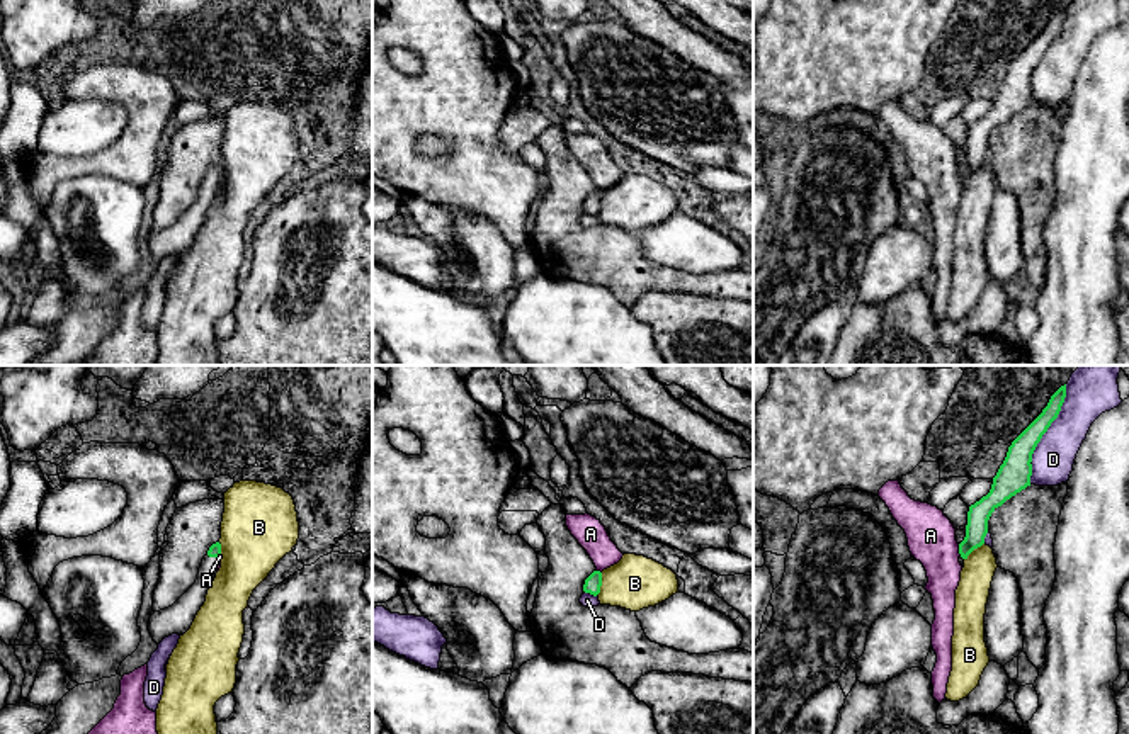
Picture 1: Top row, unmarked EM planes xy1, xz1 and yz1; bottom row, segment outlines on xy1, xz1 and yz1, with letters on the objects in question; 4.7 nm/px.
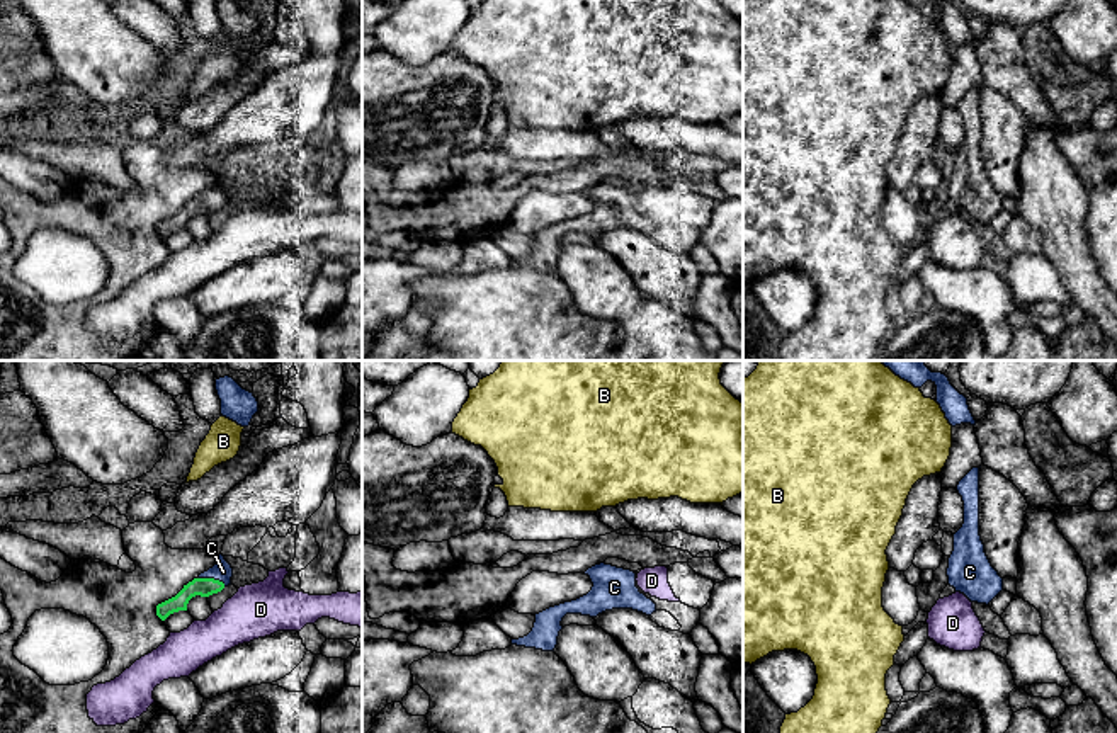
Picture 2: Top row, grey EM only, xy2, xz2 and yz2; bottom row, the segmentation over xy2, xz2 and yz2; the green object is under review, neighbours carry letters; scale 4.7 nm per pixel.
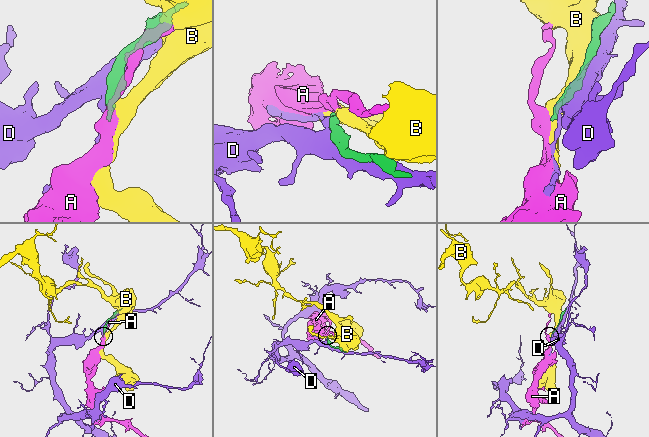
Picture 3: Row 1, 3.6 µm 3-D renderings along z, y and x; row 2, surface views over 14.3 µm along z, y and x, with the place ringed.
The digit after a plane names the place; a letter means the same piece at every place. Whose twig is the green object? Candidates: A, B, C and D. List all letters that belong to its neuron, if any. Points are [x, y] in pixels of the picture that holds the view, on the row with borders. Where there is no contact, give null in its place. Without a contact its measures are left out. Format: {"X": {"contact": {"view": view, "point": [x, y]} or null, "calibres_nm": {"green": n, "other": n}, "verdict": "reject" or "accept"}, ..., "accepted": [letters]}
{"A": {"contact": {"view": "yz1", "point": [959, 549]}, "calibres_nm": {"green": 110, "other": 220}, "verdict": "reject"}, "B": {"contact": {"view": "xz1", "point": [601, 585]}, "calibres_nm": {"green": 80, "other": 260}, "verdict": "reject"}, "C": {"contact": {"view": "xy2", "point": [211, 579]}, "calibres_nm": {"green": 90, "other": 90}, "verdict": "accept"}, "D": {"contact": {"view": "yz1", "point": [1044, 432]}, "calibres_nm": {"green": 160, "other": 200}, "verdict": "reject"}, "accepted": ["C"]}

